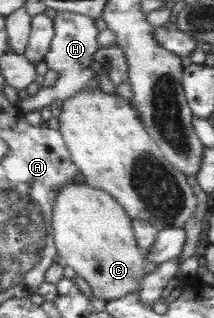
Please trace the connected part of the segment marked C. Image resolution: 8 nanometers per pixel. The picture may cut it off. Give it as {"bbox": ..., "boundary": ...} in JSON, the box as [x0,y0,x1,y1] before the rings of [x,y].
{"bbox":[54,182,149,301],"boundary":[[[87,182],[66,185],[54,209],[54,231],[62,265],[72,267],[78,276],[87,280],[96,298],[105,301],[123,299],[122,297],[142,289],[149,275],[146,252],[138,243],[133,216],[109,191],[92,187]]]}

